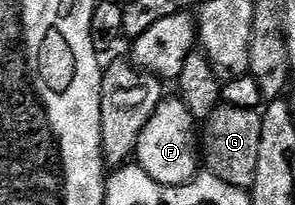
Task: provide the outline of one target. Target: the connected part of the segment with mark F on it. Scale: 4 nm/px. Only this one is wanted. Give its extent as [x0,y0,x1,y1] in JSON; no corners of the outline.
[134,99,201,187]

